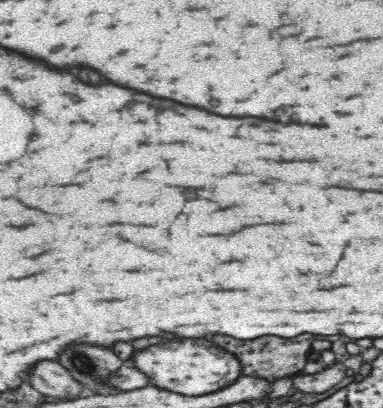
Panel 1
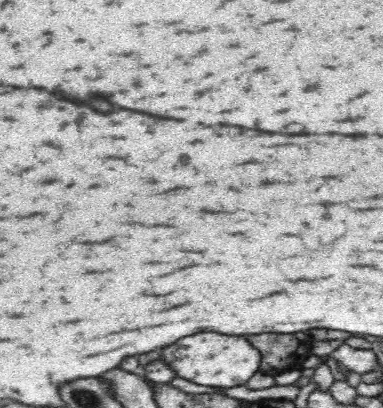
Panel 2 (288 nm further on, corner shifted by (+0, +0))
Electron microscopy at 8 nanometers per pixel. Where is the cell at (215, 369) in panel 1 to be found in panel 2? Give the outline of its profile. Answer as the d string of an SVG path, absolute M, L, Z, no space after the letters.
M200 332L178 340L162 350L162 360L176 372L178 378L190 380L200 386L212 388L232 388L246 384L260 368L260 354L244 338L222 336L216 332Z

